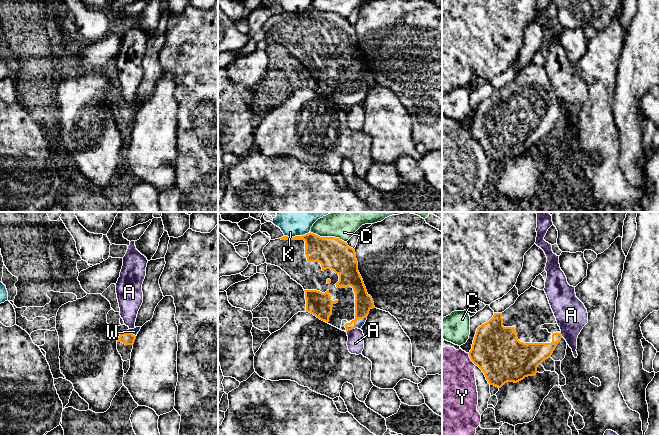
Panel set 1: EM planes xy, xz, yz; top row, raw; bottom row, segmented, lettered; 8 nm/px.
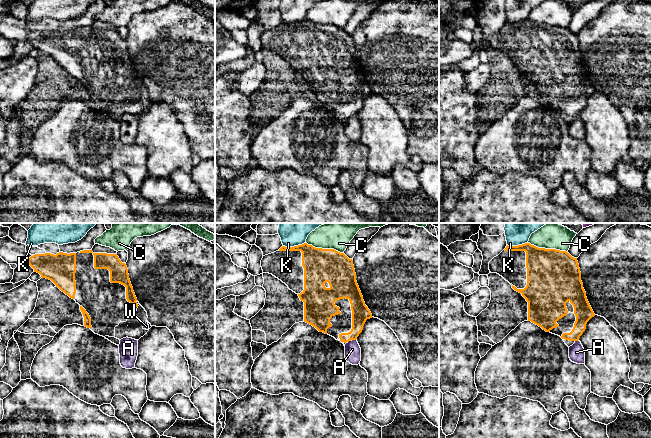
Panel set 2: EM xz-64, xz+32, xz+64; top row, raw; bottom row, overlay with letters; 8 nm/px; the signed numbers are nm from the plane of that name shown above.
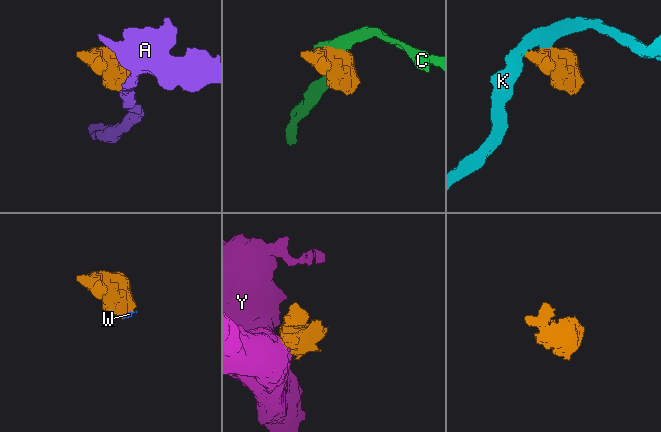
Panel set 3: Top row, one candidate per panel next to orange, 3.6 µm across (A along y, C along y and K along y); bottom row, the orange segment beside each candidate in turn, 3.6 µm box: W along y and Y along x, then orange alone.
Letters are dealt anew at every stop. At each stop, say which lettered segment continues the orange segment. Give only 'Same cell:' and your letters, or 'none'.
Same cell: W

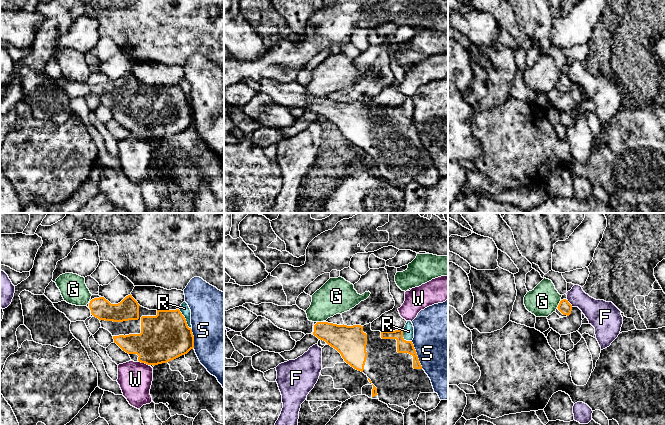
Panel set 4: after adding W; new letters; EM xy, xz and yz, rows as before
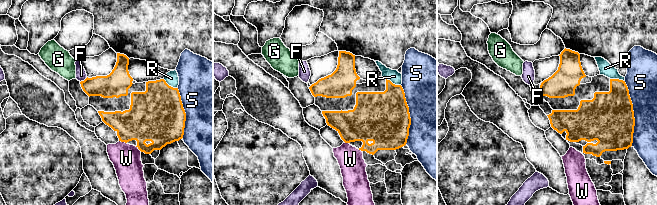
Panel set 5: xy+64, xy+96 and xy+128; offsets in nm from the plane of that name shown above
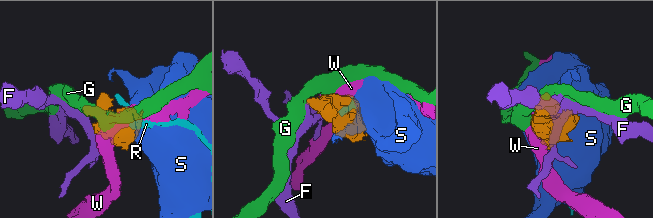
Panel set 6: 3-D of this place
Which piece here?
Same cell: none

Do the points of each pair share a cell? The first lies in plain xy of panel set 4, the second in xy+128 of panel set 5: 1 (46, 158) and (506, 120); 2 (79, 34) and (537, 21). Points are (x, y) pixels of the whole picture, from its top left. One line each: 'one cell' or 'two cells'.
1: two cells
2: one cell

